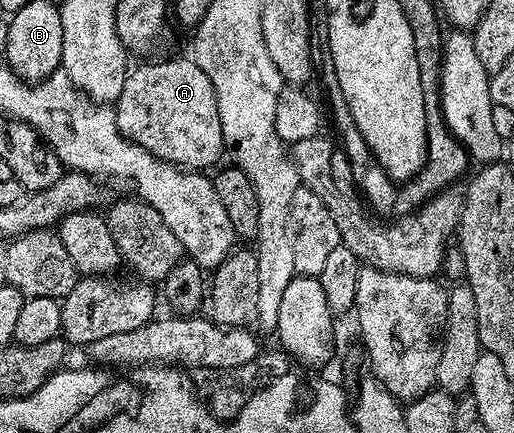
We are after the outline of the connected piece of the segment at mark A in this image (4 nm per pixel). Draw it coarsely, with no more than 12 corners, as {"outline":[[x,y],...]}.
{"outline":[[192,57],[134,65],[123,137],[178,168],[216,167],[215,88]]}

